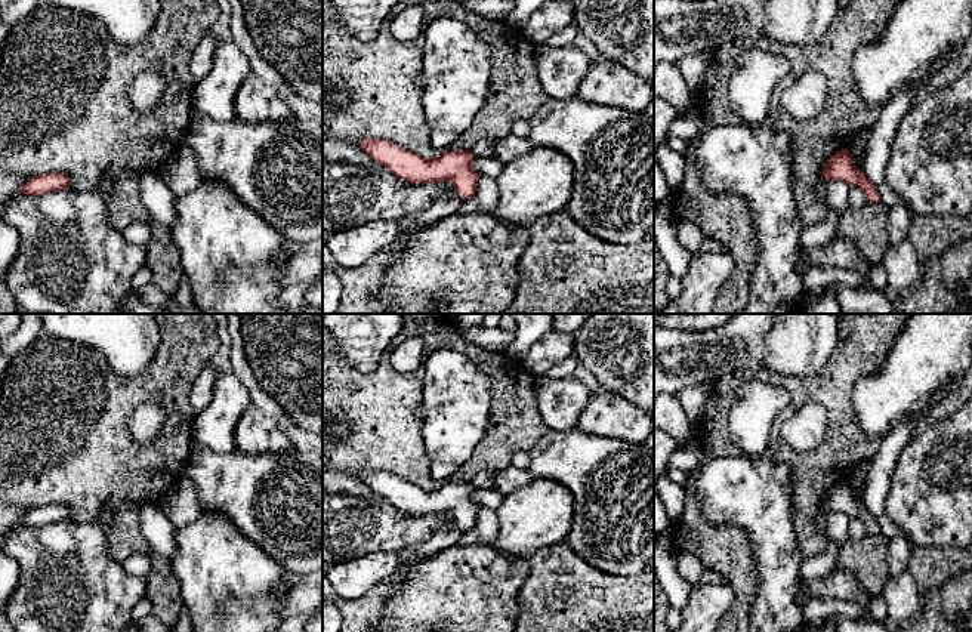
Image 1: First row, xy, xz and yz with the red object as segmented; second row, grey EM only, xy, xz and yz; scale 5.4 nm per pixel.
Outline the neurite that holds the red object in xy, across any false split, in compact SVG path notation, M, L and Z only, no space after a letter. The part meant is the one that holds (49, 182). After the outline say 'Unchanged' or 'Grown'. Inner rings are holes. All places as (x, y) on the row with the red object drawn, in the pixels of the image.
M46 173L30 178L28 182L16 192L27 195L43 195L53 191L70 188L70 178L65 173Z. Unchanged

